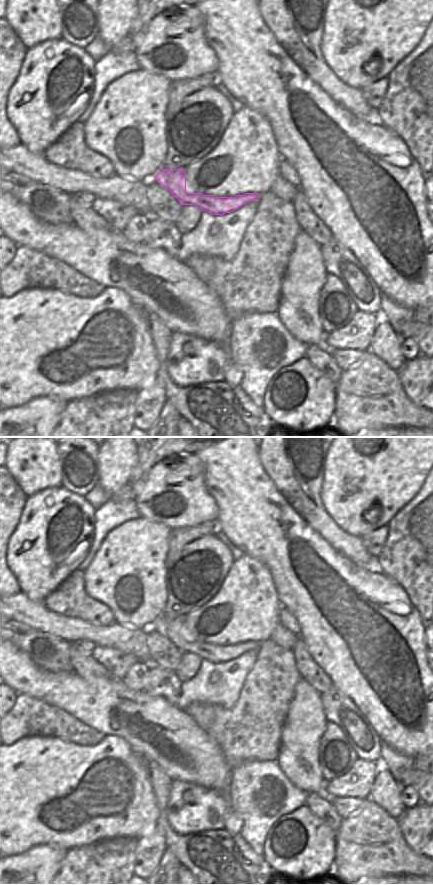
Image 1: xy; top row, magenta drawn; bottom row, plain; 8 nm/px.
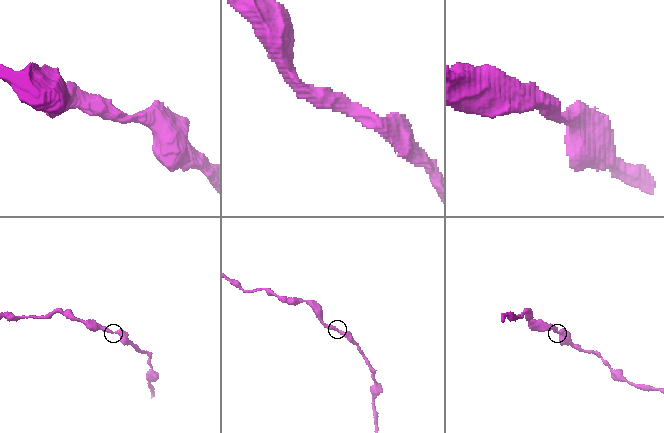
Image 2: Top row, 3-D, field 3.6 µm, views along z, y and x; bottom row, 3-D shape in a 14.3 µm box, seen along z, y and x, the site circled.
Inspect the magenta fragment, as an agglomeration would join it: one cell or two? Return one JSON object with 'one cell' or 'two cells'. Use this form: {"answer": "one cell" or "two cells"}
{"answer": "one cell"}

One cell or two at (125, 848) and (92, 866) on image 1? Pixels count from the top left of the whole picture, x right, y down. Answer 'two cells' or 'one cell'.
one cell

